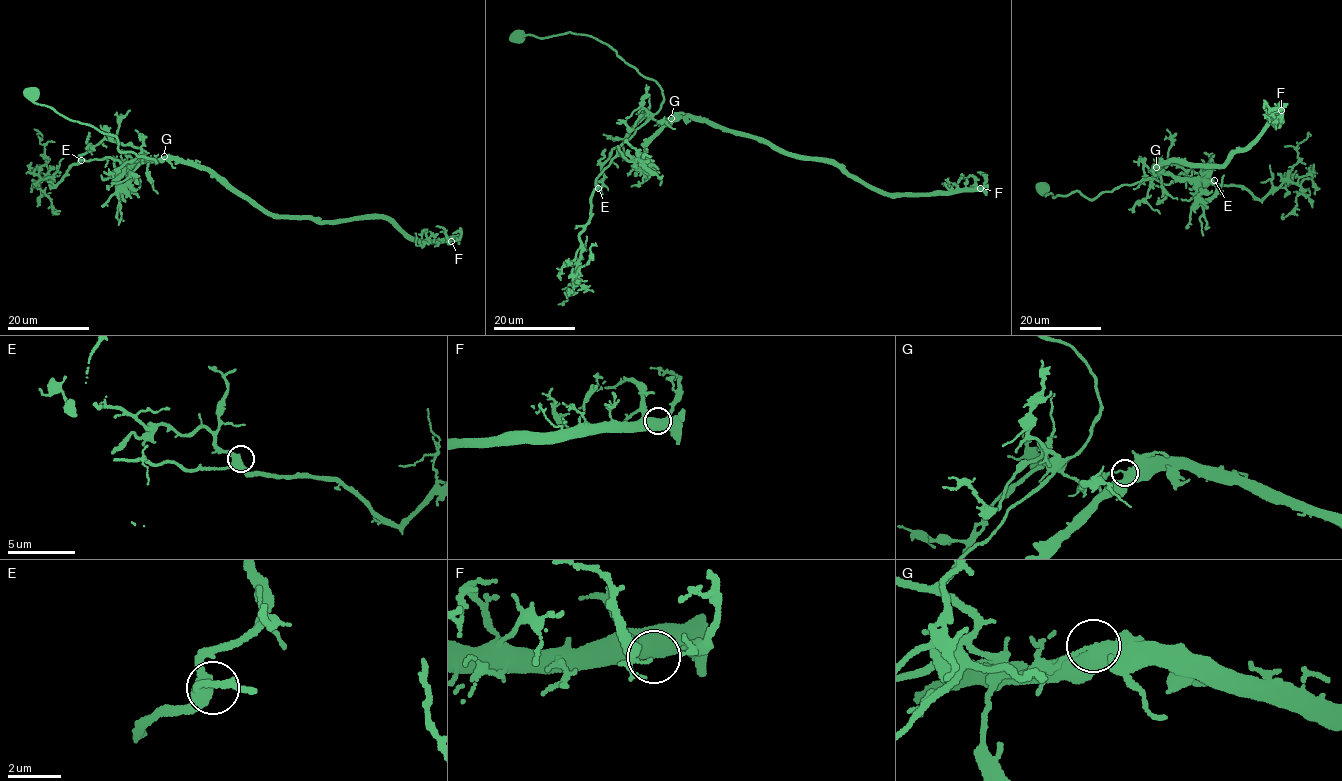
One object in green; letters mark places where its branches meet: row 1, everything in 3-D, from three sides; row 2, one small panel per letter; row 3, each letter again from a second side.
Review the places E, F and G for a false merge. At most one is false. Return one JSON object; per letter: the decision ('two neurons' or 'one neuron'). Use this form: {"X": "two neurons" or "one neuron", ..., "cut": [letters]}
{"E": "one neuron", "F": "one neuron", "G": "two neurons", "cut": ["G"]}

